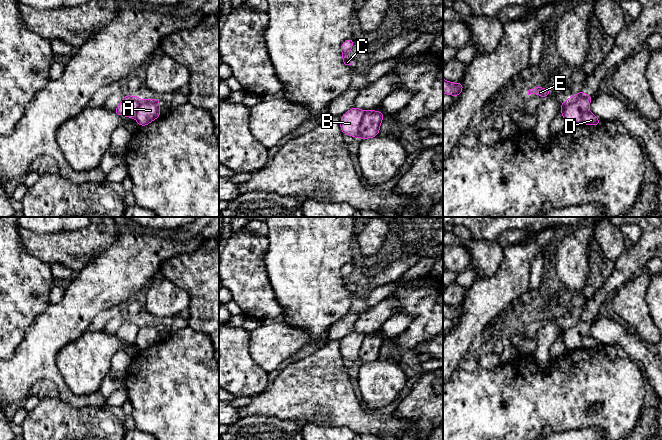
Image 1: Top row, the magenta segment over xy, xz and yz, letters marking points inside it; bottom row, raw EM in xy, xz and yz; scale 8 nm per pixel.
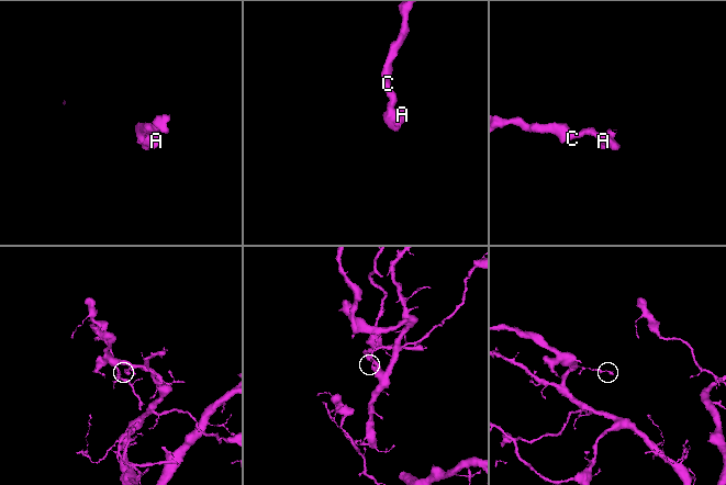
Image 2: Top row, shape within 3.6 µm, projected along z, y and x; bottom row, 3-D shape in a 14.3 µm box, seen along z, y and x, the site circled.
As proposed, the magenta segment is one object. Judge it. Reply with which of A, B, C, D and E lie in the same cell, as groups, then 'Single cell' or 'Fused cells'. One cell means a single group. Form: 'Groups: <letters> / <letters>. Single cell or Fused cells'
Groups: A / B C D E. Fused cells

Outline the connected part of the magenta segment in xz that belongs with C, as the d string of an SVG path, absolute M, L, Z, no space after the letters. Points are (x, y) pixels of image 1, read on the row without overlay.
M352 262L345 264L341 268L342 285L345 289L352 289L352 285L349 282L350 275L352 273L354 264Z

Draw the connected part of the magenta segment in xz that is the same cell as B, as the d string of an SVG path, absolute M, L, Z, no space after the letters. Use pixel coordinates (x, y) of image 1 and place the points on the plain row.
M357 331L351 332L349 335L341 339L340 352L343 358L355 362L361 362L360 348L363 344L365 335Z

